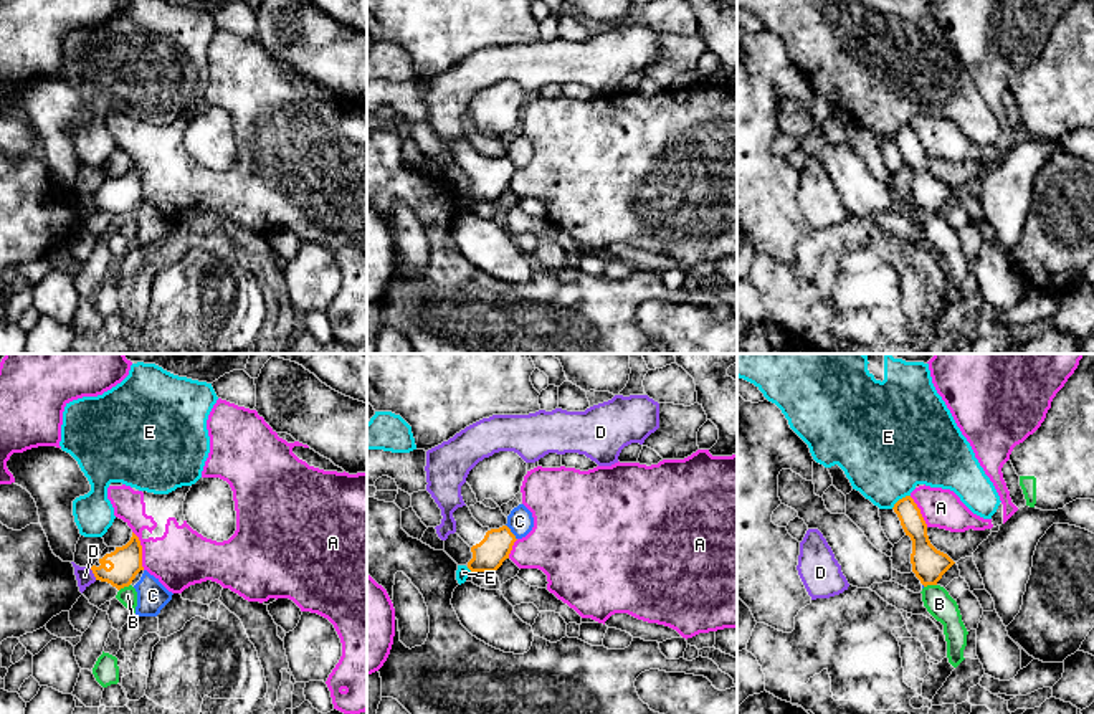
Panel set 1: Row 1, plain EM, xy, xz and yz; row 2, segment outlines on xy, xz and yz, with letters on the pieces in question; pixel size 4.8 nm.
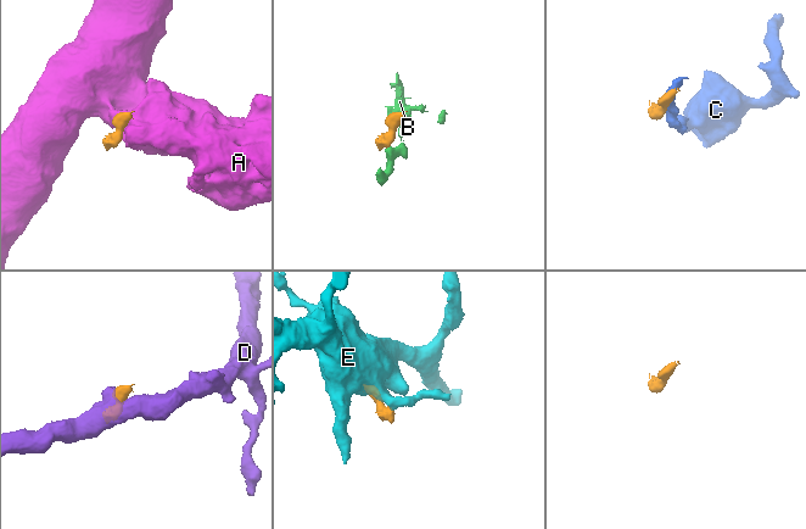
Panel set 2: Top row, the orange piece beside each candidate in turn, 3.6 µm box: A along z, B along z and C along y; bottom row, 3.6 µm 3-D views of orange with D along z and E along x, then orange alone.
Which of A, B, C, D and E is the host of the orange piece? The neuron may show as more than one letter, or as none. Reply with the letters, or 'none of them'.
none of them

